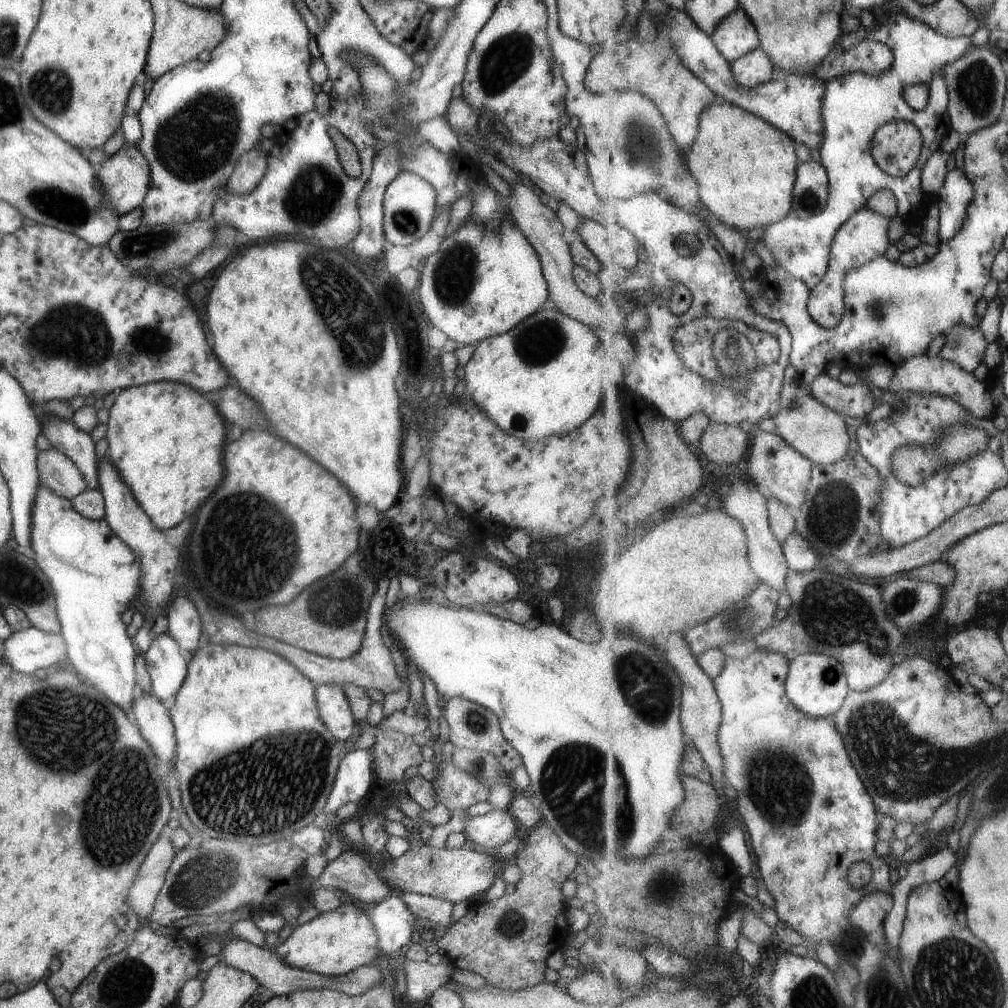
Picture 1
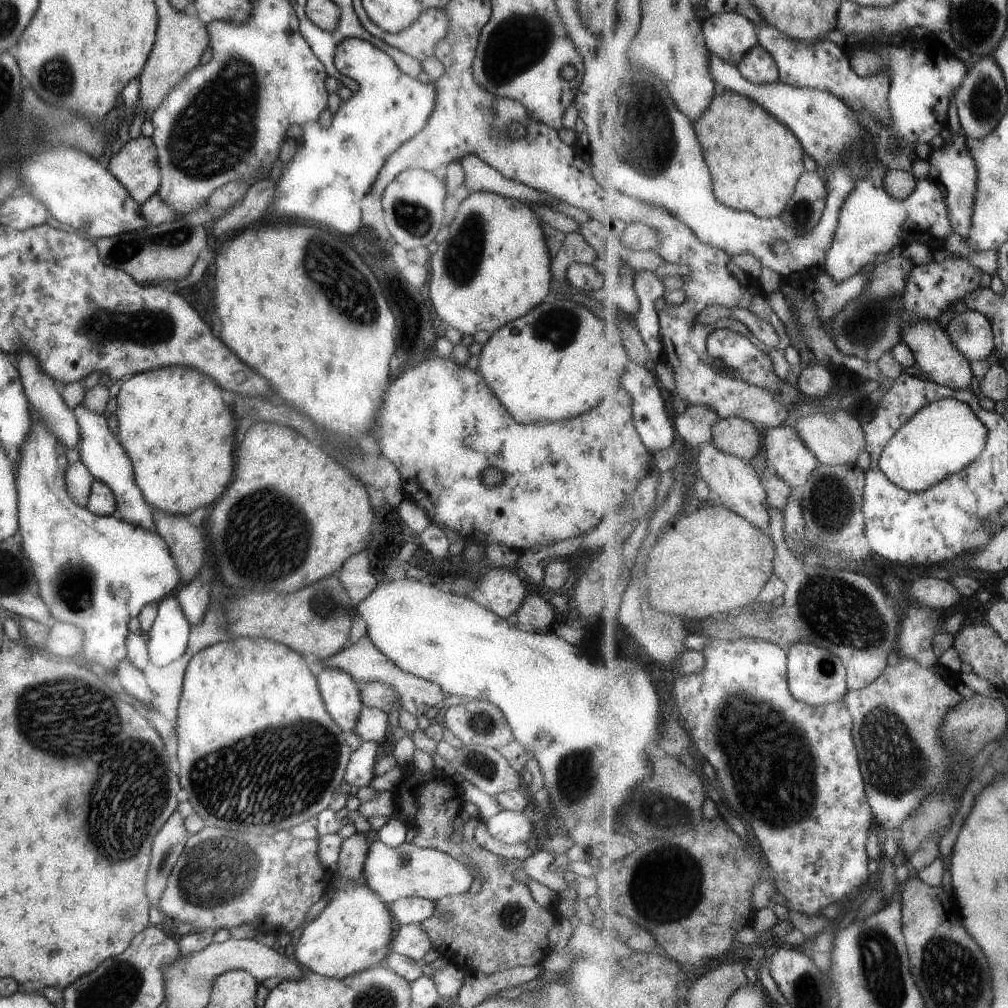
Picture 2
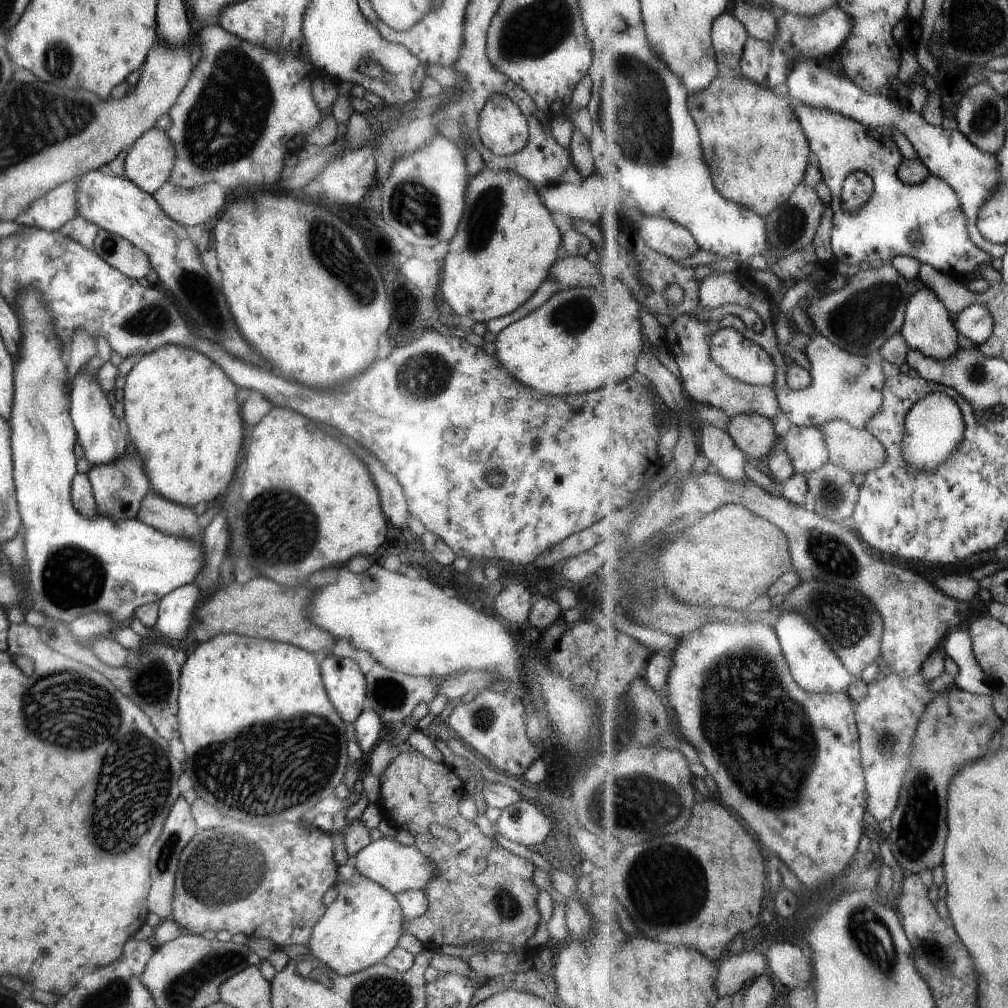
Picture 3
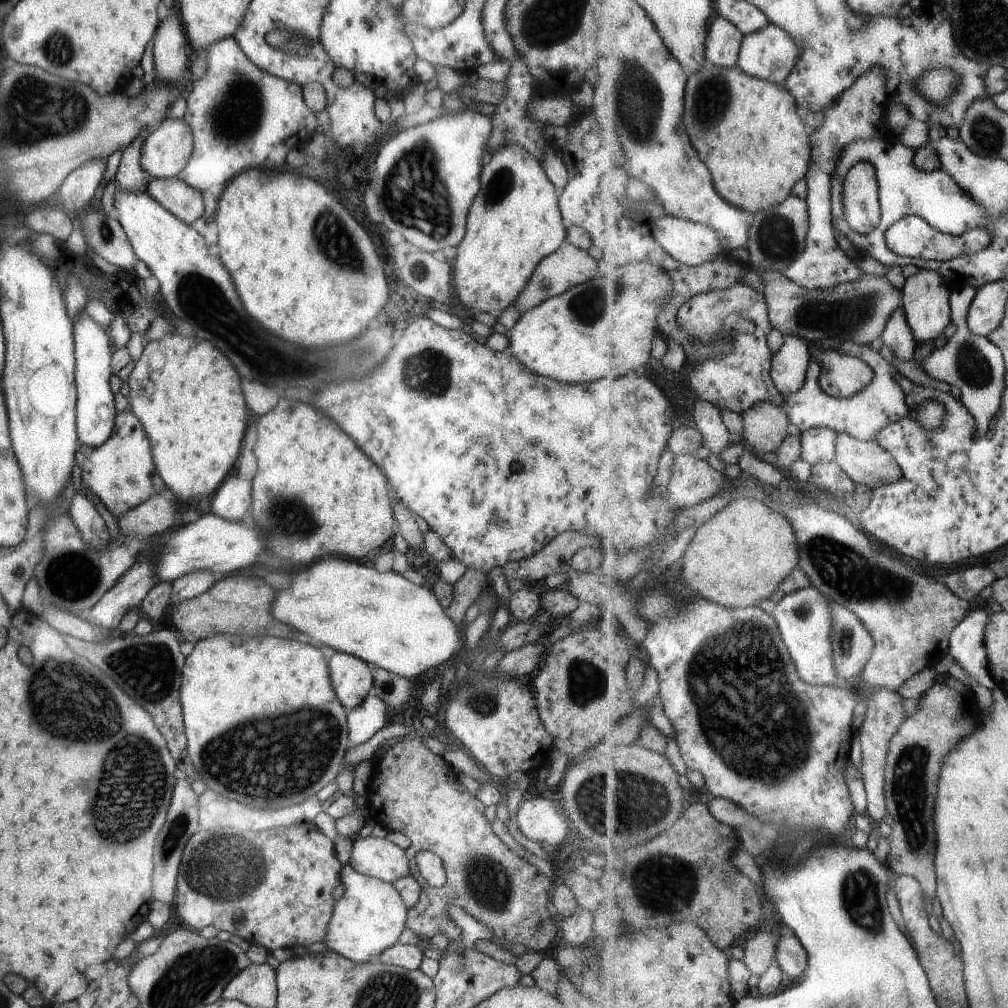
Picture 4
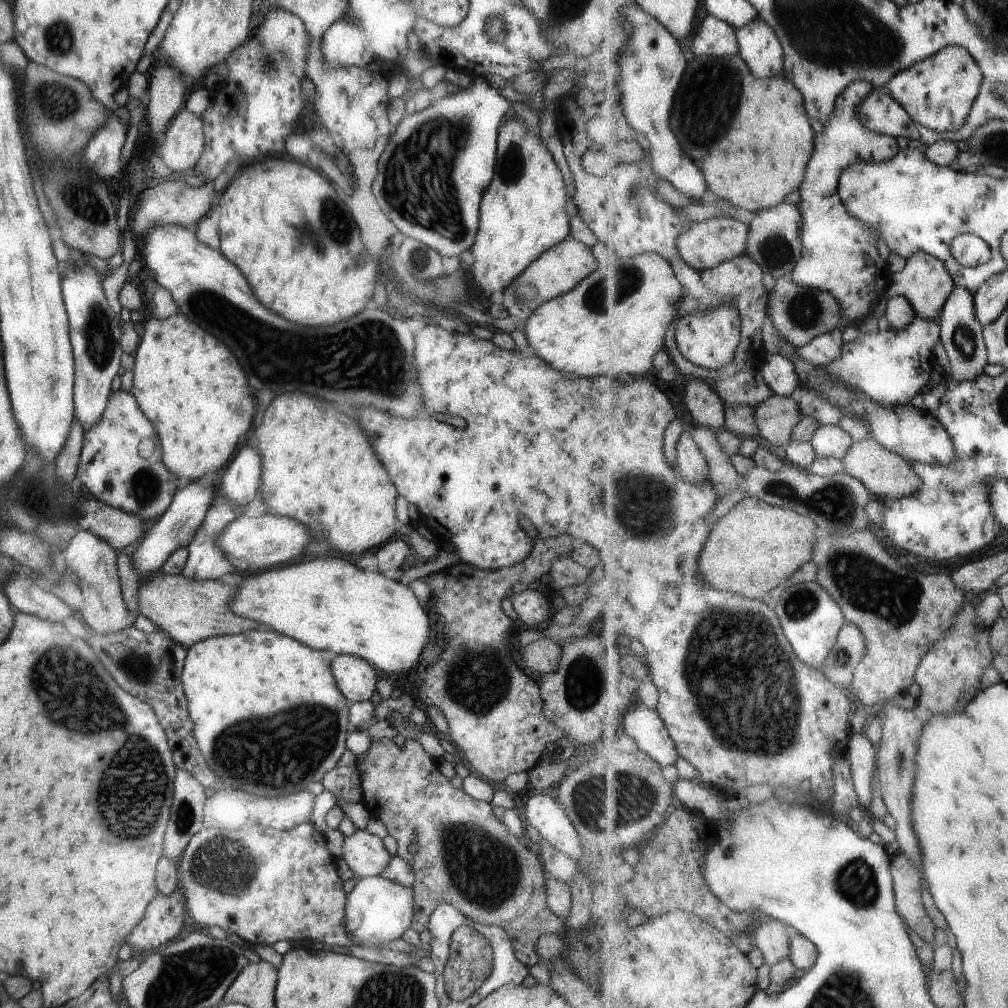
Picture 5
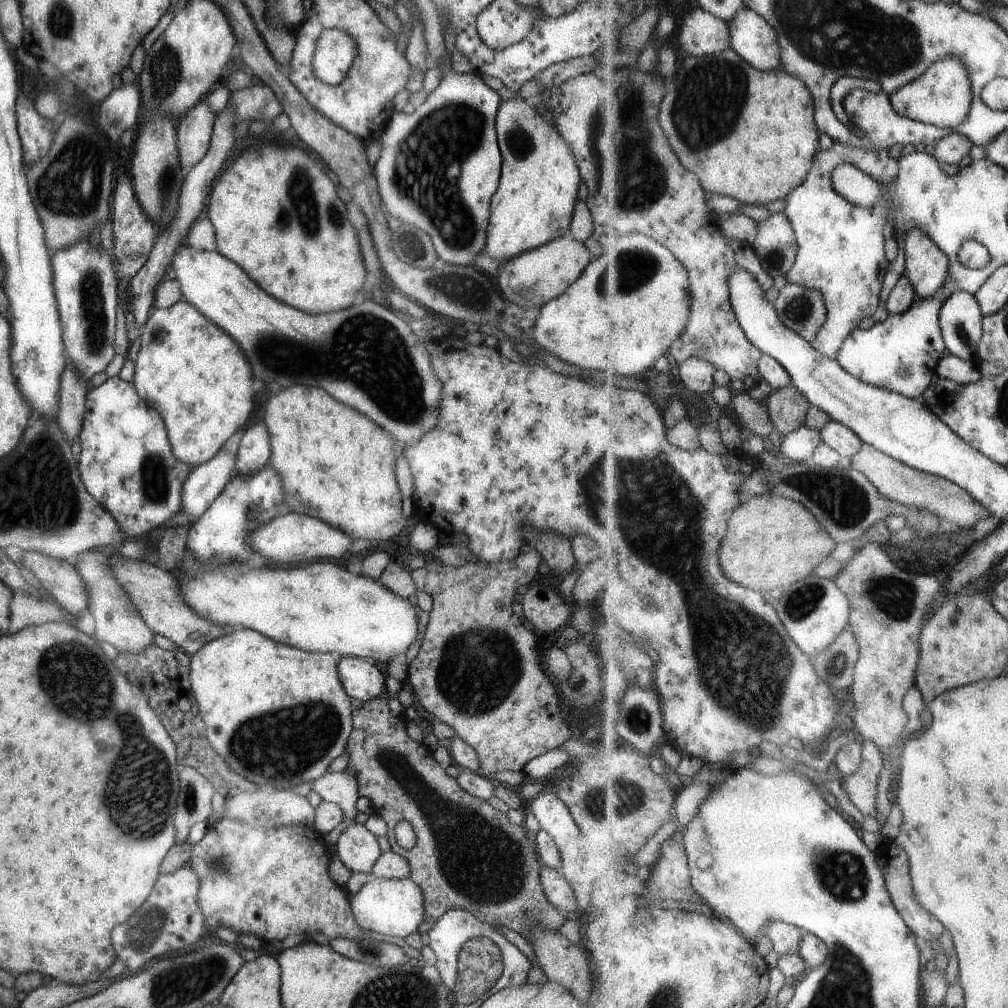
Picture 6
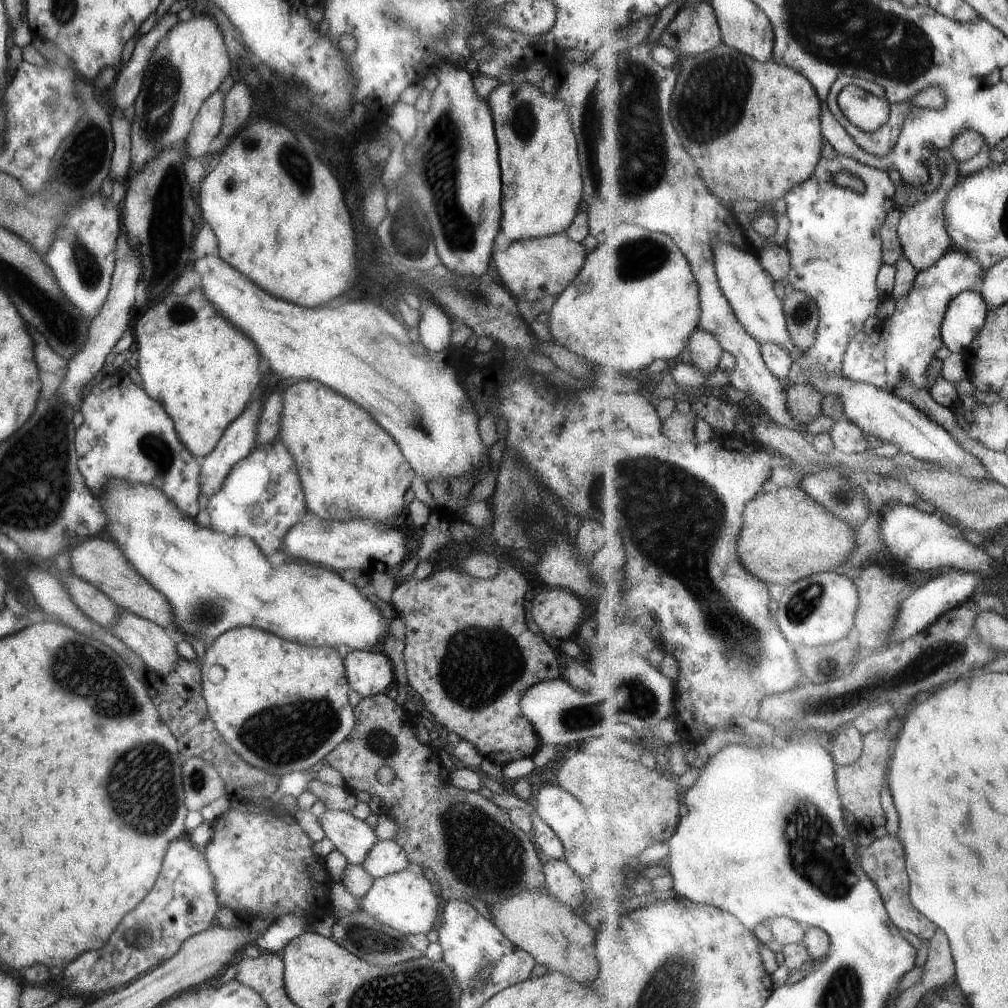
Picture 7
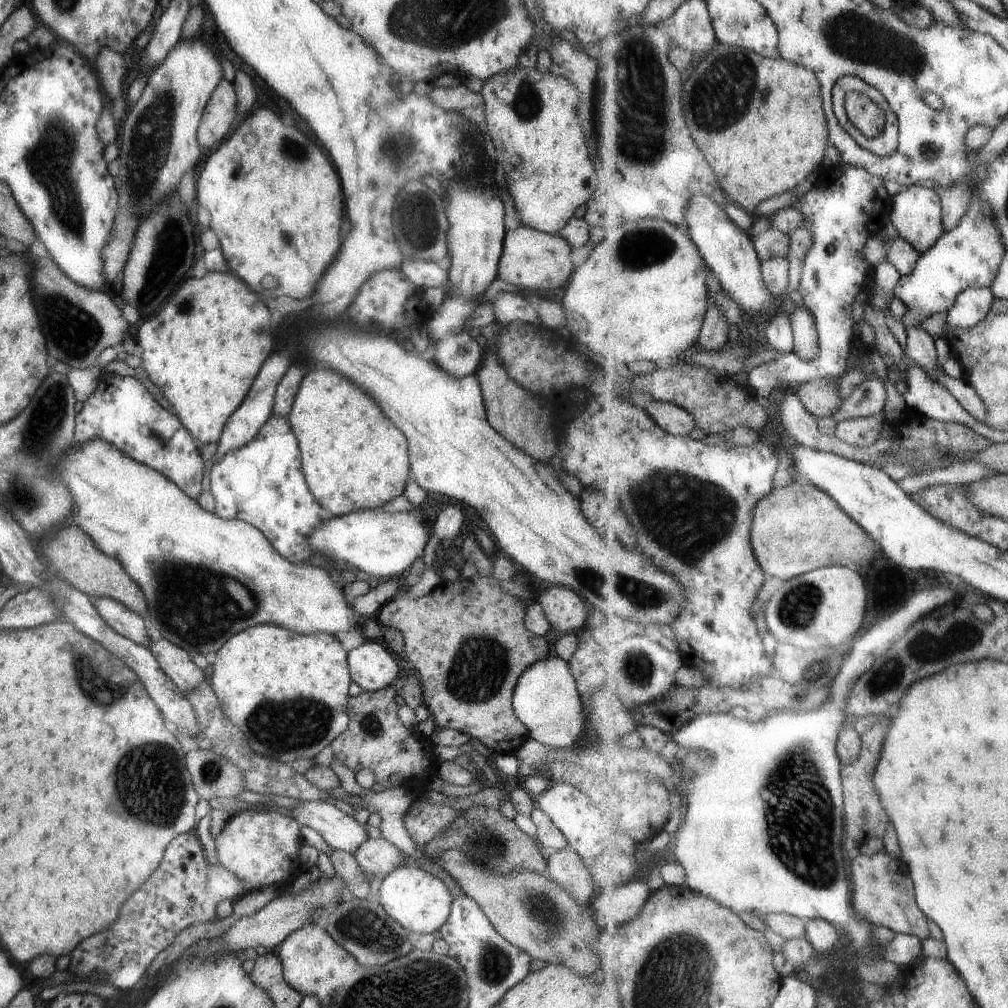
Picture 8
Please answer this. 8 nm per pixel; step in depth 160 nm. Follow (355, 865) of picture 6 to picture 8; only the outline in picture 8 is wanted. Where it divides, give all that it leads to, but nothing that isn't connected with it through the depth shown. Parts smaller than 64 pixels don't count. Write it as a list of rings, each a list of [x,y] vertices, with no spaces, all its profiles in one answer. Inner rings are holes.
[[[300,801],[290,810],[299,826],[308,826],[335,850],[353,855],[357,846],[367,839],[363,824],[325,801]]]

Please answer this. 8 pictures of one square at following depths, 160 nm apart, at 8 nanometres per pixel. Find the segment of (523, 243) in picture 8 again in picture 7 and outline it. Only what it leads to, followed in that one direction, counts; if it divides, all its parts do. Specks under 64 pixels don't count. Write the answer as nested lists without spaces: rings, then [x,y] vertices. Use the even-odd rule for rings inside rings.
[[[554,233],[545,237],[513,241],[507,250],[494,252],[491,260],[495,263],[501,284],[517,302],[534,302],[545,296],[556,298],[563,292],[582,267],[588,247],[589,243],[575,243],[563,233]]]

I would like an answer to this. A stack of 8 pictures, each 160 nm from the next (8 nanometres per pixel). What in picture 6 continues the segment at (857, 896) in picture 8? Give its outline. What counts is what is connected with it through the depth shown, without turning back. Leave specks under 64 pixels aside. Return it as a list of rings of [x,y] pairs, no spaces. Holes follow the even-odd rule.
[[[885,839],[880,844],[875,856],[878,856],[879,867],[882,868],[883,874],[887,882],[887,890],[891,894],[895,908],[902,915],[903,920],[921,943],[930,944],[937,940],[941,940],[941,936],[945,933],[943,924],[921,902],[915,900],[915,890],[913,880],[911,880],[910,859],[907,852],[895,842],[895,839]]]

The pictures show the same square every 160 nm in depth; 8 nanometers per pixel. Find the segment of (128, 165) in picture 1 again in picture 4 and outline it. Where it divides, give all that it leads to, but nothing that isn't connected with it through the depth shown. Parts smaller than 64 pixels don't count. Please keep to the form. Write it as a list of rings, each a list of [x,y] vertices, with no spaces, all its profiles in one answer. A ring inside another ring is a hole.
[[[165,116],[145,137],[141,150],[141,168],[151,179],[175,177],[192,151],[190,126],[182,118]]]

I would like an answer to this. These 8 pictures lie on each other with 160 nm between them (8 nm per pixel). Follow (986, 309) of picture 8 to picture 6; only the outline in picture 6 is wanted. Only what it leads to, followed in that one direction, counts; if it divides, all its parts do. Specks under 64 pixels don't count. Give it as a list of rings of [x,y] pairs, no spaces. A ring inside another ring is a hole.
[[[955,290],[943,304],[940,323],[946,348],[951,355],[973,362],[984,338],[983,312],[975,295]]]

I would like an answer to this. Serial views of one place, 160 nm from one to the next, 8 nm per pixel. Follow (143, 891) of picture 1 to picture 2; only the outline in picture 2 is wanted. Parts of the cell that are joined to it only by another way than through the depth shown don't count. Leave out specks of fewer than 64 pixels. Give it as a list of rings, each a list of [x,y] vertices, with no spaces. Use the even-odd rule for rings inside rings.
[[[175,810],[153,838],[151,862],[149,862],[145,881],[145,894],[149,905],[154,908],[157,908],[170,870],[183,850],[185,834],[187,832],[183,828],[183,818]]]

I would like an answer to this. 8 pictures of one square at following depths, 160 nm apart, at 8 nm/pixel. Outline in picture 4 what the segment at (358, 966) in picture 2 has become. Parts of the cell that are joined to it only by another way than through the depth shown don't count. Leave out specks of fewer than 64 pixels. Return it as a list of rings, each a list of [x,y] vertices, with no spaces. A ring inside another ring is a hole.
[[[348,862],[340,868],[340,882],[343,883],[344,891],[332,906],[324,940],[321,942],[324,942],[327,950],[347,960],[364,963],[398,942],[405,927],[408,908],[391,883],[359,874]]]

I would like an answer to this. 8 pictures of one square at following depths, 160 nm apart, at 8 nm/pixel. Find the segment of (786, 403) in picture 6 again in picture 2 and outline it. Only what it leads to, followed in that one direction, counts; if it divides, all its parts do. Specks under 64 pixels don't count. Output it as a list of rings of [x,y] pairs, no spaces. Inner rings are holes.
[[[746,418],[720,419],[713,427],[713,434],[713,442],[718,449],[747,462],[763,450],[759,430]]]

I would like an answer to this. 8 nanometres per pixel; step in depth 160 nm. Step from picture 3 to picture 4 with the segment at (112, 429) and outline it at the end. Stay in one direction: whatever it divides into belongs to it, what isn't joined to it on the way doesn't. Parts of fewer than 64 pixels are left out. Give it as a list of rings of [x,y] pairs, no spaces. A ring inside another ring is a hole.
[[[77,312],[72,322],[74,346],[74,381],[76,384],[76,435],[79,444],[90,447],[99,446],[111,434],[115,408],[113,393],[109,389],[109,376],[112,375],[110,356],[113,352],[108,328],[102,328],[85,313]]]

